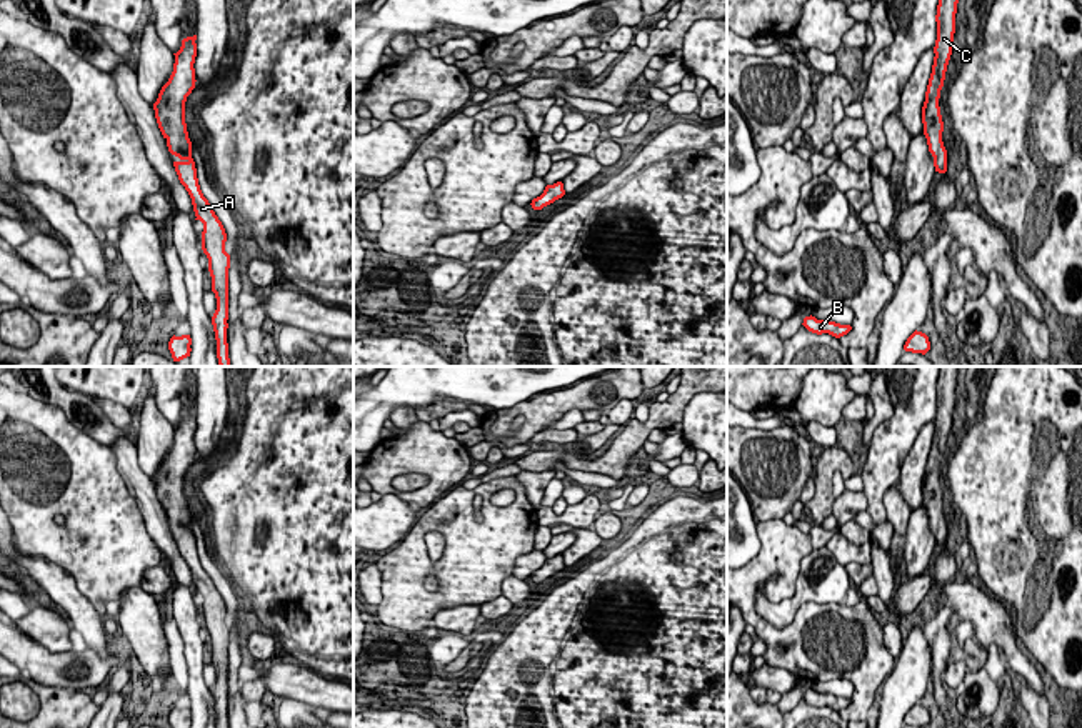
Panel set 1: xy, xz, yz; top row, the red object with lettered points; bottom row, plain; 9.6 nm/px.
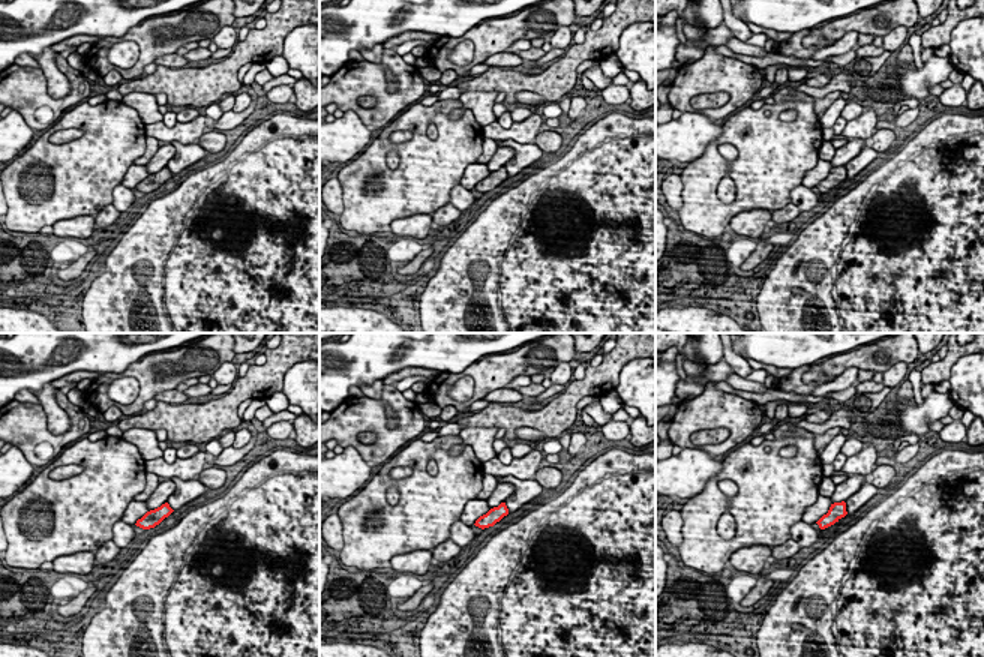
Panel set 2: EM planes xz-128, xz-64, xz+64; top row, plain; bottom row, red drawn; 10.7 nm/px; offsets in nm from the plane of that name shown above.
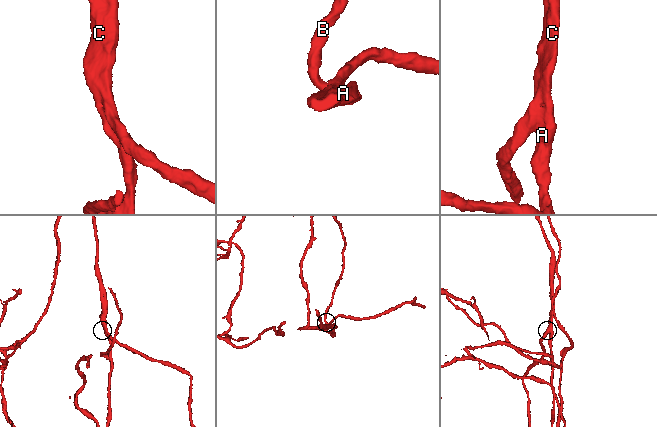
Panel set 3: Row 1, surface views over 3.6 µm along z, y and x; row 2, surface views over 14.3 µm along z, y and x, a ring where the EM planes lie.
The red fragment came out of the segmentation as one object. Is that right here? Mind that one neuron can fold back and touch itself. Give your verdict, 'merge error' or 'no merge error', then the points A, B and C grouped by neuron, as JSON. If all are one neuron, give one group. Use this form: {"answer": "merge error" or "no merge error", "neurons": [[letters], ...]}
{"answer": "no merge error", "neurons": [["A", "B", "C"]]}

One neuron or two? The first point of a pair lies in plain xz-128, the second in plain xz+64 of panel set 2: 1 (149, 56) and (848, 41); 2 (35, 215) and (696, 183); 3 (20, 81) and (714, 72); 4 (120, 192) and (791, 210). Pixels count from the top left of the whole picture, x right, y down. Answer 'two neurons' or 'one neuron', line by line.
1: two neurons
2: one neuron
3: one neuron
4: two neurons

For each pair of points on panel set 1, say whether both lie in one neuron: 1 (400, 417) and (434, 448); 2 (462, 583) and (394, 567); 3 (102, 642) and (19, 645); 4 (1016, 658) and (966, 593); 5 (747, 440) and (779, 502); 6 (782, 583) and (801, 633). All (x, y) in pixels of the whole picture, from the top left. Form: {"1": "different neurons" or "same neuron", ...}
{"1": "different neurons", "2": "same neuron", "3": "different neurons", "4": "same neuron", "5": "same neuron", "6": "same neuron"}

